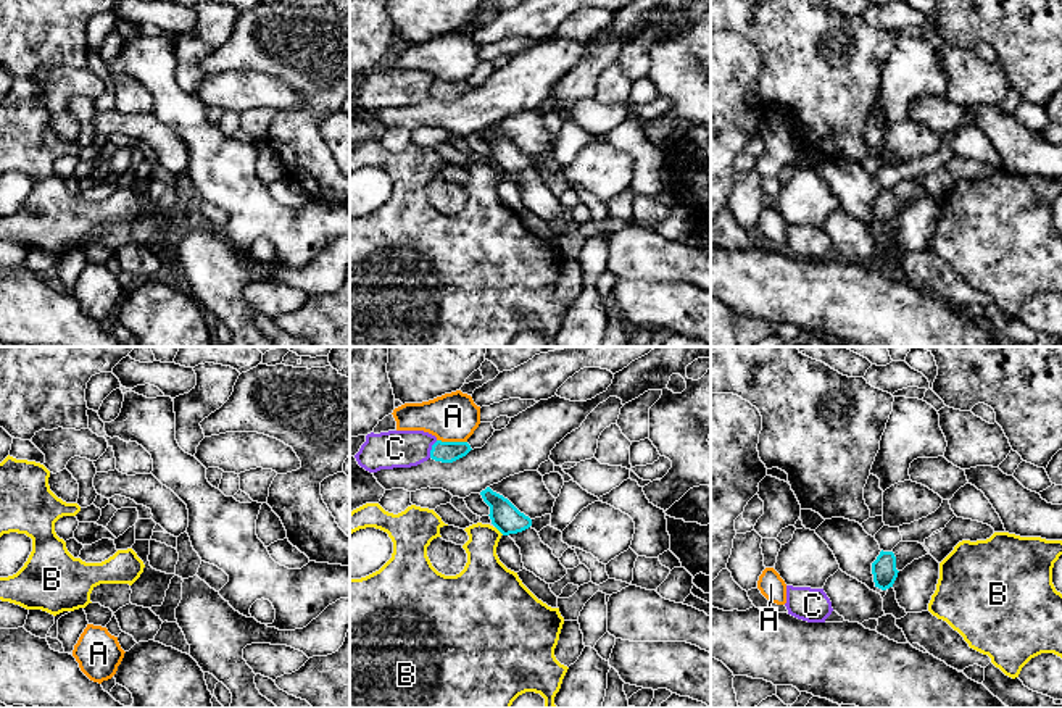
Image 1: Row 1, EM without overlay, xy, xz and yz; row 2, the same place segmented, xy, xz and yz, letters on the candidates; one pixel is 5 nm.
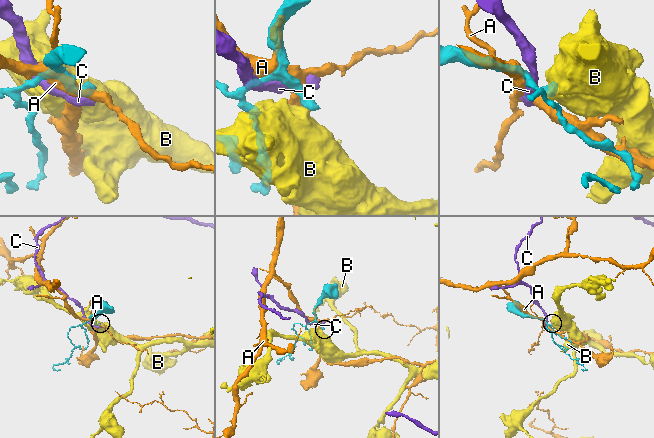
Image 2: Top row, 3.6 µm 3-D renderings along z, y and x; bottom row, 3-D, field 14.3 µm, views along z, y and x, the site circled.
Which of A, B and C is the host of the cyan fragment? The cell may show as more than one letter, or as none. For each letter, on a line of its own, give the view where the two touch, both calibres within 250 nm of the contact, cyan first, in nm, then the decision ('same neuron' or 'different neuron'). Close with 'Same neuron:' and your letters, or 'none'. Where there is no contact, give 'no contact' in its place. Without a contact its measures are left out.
A: xz | 110/240 nm | different neuron
B: xz | 150/220 nm | different neuron
C: xz | 110/190 nm | different neuron
Same neuron: none

